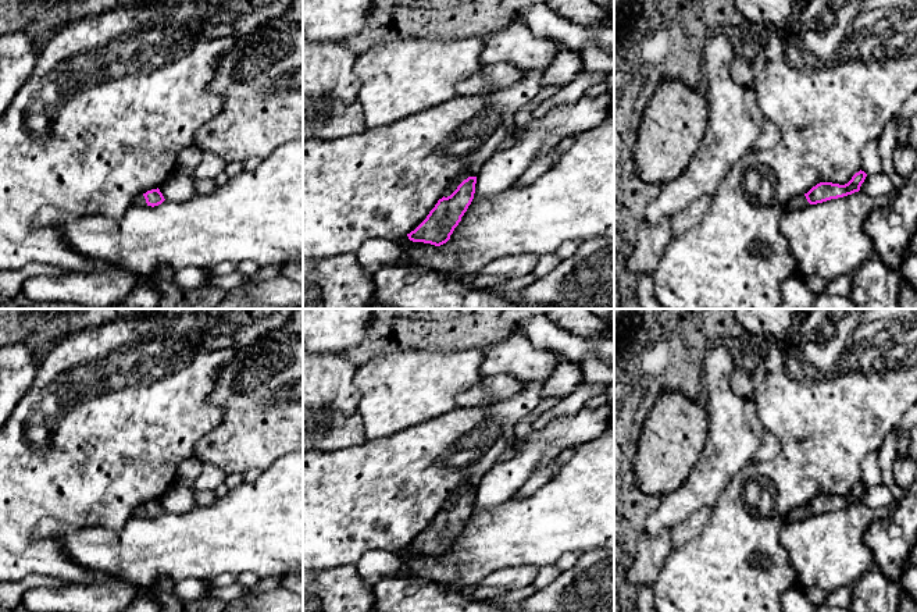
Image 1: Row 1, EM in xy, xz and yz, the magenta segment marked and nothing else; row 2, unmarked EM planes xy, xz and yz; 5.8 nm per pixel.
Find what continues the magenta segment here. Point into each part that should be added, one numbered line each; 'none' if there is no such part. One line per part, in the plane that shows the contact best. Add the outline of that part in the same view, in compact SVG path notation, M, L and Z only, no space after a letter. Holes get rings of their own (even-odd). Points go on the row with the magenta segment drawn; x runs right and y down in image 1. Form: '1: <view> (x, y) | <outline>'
1: xz (460, 178) | M461 174L461 175L458 175L457 177L457 179L456 181L453 181L450 185L449 185L449 188L446 189L446 192L445 192L445 198L447 198L447 196L450 196L456 189L457 189L457 186L464 181L464 179L467 179L468 177L465 175L465 174Z

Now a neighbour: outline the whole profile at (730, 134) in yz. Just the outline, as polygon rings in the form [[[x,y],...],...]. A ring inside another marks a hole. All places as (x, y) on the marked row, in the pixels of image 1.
[[[729,31],[711,35],[703,46],[703,88],[707,93],[709,121],[695,157],[674,181],[660,185],[659,195],[646,206],[650,224],[675,217],[702,196],[710,199],[728,171],[760,135],[745,102],[743,88],[731,75],[735,39]]]

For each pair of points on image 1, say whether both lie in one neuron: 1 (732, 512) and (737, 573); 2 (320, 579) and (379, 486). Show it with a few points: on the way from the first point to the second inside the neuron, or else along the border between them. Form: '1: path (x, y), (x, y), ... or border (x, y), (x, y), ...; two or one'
1: path (734, 527), (737, 558); one
2: border (317, 569), (324, 570); two

